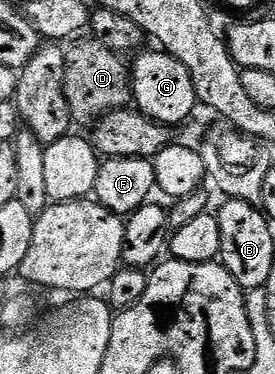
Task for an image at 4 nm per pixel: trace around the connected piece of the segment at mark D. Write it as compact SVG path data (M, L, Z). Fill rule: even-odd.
M80 39L66 49L65 98L69 98L71 119L76 125L98 122L119 108L128 107L133 100L133 85L129 64L120 53L109 50L100 40ZM91 120L91 121L90 121Z

